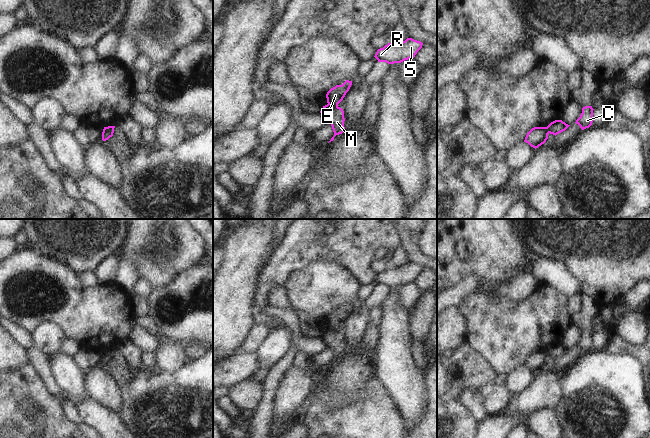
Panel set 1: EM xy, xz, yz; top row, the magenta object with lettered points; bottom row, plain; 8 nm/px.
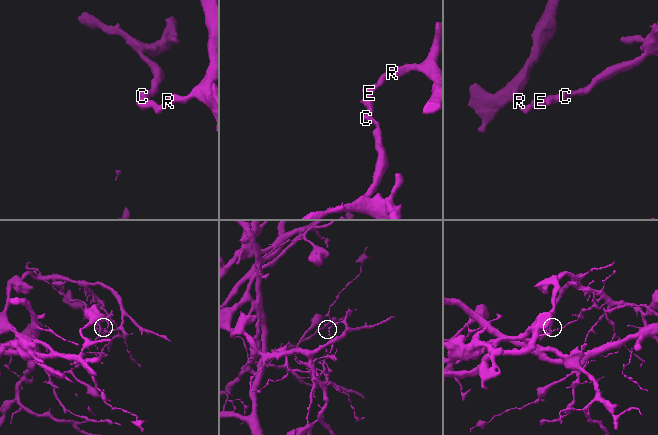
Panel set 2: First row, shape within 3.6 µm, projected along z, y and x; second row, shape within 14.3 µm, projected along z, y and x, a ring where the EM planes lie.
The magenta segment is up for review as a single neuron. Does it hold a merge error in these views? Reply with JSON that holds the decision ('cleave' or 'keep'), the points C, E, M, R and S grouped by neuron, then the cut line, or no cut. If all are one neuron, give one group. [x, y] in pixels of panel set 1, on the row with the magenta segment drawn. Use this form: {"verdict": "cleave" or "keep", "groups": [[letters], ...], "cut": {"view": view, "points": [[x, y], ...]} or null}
{"verdict": "cleave", "groups": [["C", "M"], ["E", "R", "S"]], "cut": {"view": "xz", "points": [[328, 103], [337, 106]]}}

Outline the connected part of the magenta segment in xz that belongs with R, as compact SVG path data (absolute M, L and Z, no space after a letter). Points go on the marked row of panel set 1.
M407 38L403 42L391 42L383 48L377 50L375 58L378 62L388 64L401 63L410 58L414 58L417 52L422 48L423 43L412 38Z

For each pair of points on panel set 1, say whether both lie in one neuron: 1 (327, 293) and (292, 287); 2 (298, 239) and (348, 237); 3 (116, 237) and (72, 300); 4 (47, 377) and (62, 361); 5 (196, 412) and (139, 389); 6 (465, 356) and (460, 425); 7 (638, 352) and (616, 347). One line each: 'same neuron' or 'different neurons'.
1: same neuron
2: same neuron
3: same neuron
4: different neurons
5: same neuron
6: same neuron
7: same neuron

